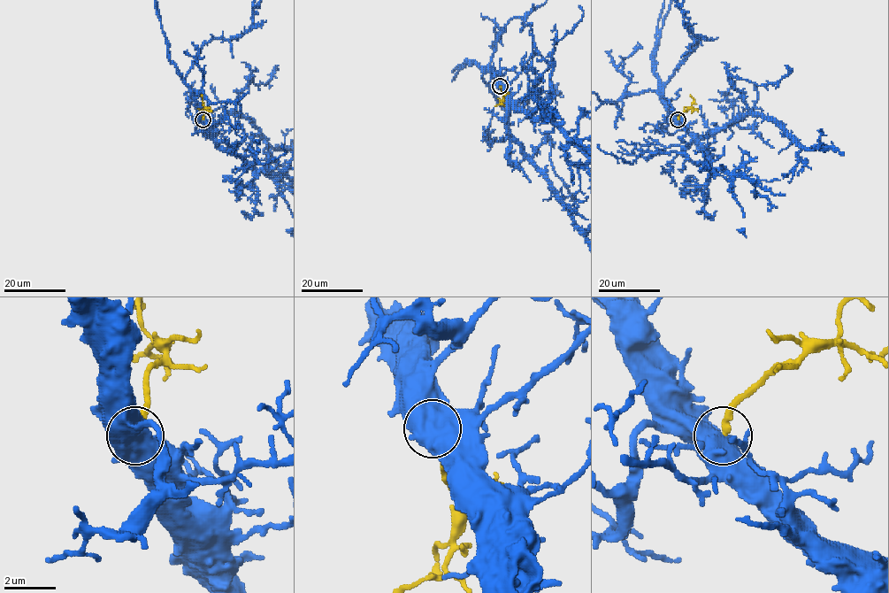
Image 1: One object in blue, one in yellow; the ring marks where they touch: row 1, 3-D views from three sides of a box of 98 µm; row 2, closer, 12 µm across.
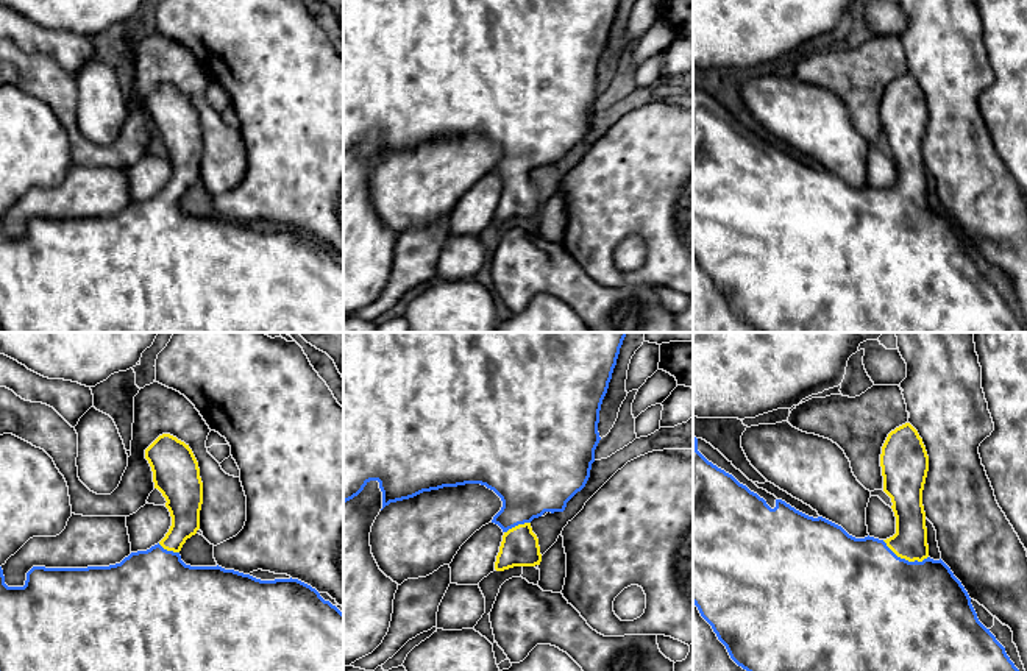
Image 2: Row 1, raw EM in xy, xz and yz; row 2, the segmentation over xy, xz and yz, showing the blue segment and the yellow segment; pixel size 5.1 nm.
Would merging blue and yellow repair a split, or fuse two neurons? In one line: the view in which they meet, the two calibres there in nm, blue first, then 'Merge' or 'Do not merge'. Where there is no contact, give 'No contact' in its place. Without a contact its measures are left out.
Touches blue in yz. Thickness 500 nm (blue) against 180 nm. Merge

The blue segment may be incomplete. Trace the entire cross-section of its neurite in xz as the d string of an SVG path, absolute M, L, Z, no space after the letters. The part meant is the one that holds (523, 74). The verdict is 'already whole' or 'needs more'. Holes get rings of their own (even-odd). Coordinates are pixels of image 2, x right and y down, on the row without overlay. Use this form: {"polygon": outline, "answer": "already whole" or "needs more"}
{"polygon": "M343 0L343 154L357 147L370 131L379 133L382 159L423 142L481 134L503 151L501 161L492 170L504 183L495 220L540 215L538 189L532 183L531 172L545 162L563 162L567 153L585 137L595 112L595 100L601 91L599 61L618 5L620 0Z", "answer": "needs more"}

